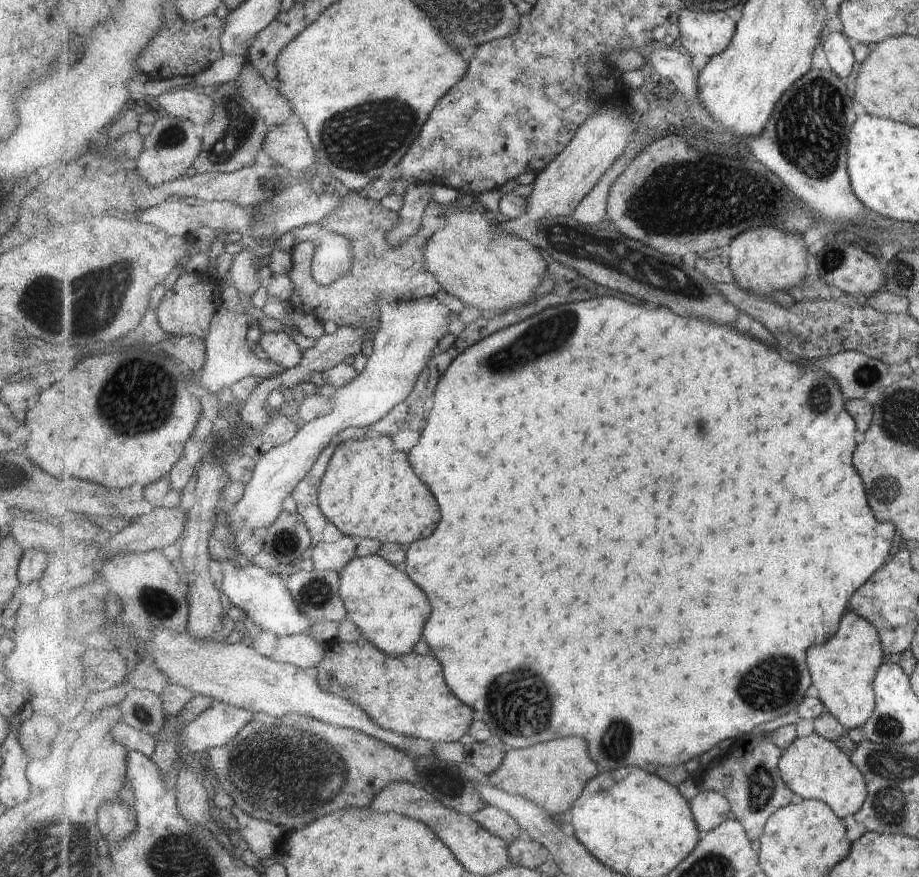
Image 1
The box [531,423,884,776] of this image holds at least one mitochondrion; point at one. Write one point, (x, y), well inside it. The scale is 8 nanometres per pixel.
(769, 685)

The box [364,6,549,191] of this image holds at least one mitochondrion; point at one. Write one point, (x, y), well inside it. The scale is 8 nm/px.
(432, 36)

